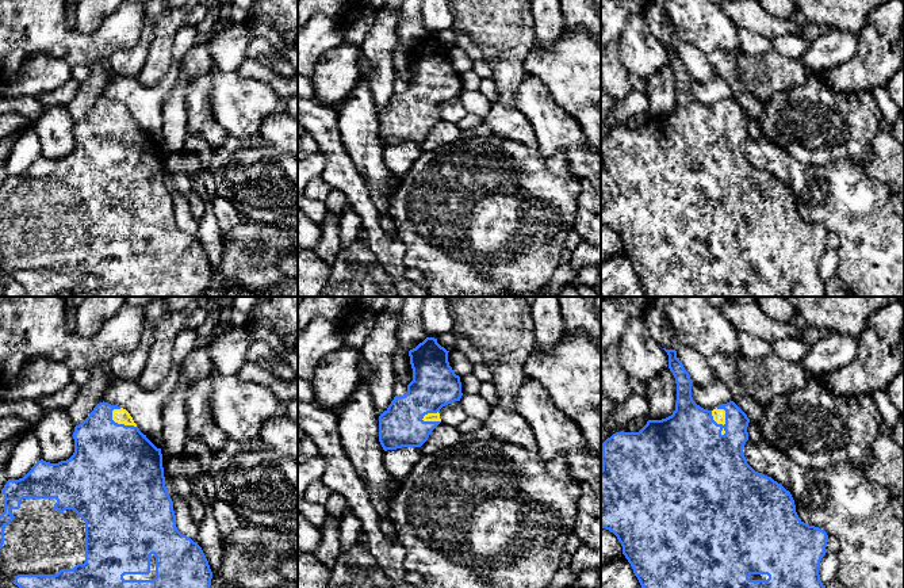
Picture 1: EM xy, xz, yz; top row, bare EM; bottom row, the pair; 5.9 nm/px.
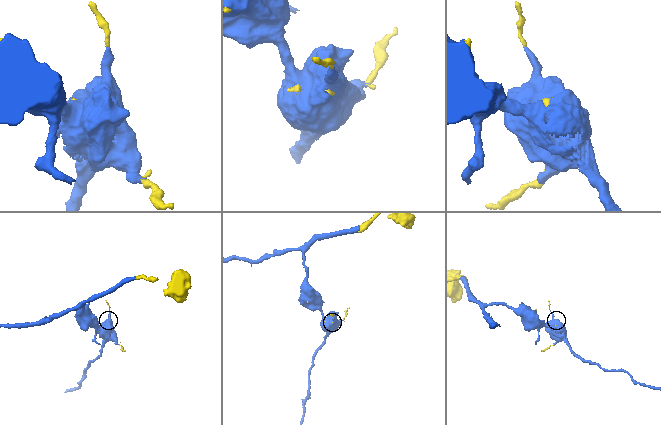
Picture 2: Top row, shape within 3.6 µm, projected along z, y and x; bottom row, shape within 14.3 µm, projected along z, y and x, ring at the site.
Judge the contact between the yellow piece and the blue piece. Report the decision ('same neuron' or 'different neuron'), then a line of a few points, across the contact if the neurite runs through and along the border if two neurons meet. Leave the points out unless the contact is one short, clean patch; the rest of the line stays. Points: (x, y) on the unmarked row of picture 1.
same neuron

